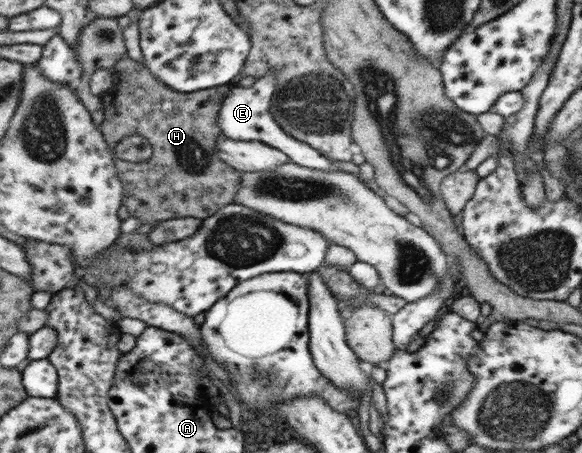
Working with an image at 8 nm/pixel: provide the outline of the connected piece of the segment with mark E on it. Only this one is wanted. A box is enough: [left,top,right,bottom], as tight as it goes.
[218,70,339,172]

